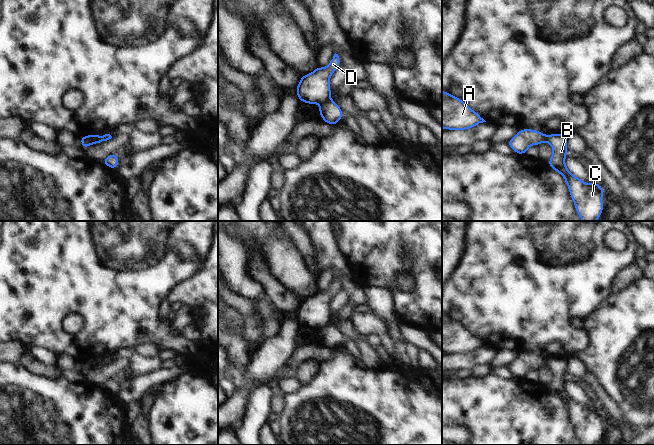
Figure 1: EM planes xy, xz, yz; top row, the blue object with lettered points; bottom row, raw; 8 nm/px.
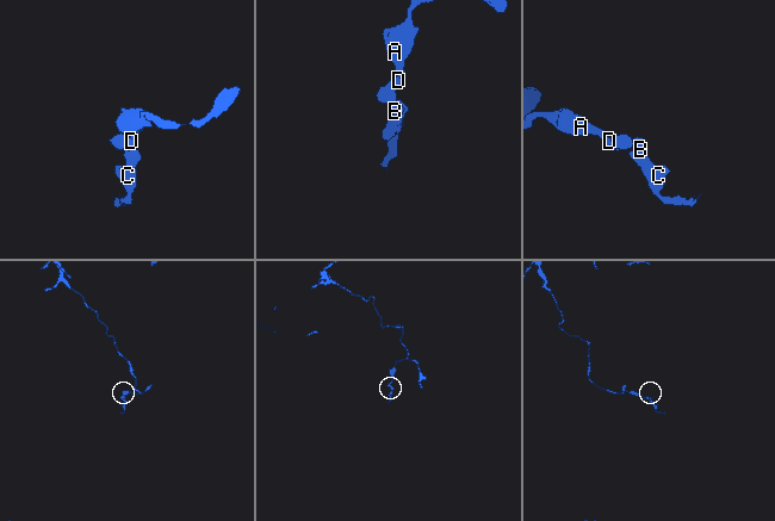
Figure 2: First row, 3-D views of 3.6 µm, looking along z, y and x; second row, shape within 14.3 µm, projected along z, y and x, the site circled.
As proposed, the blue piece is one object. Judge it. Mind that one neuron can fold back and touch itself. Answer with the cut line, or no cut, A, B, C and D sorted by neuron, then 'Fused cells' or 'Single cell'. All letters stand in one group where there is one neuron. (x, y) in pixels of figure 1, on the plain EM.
Split along xz (330, 323), (321, 328). Groups: A D / B C. Fused cells.

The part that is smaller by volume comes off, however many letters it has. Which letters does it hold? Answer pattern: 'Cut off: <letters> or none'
Cut off: B, C

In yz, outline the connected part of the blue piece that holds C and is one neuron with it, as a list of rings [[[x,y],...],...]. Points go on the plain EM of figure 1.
[[[558,357],[548,359],[547,366],[553,372],[553,378],[547,387],[564,401],[577,438],[582,445],[597,445],[603,436],[604,413],[597,406],[585,407],[567,393],[565,381],[568,361],[566,359]]]

